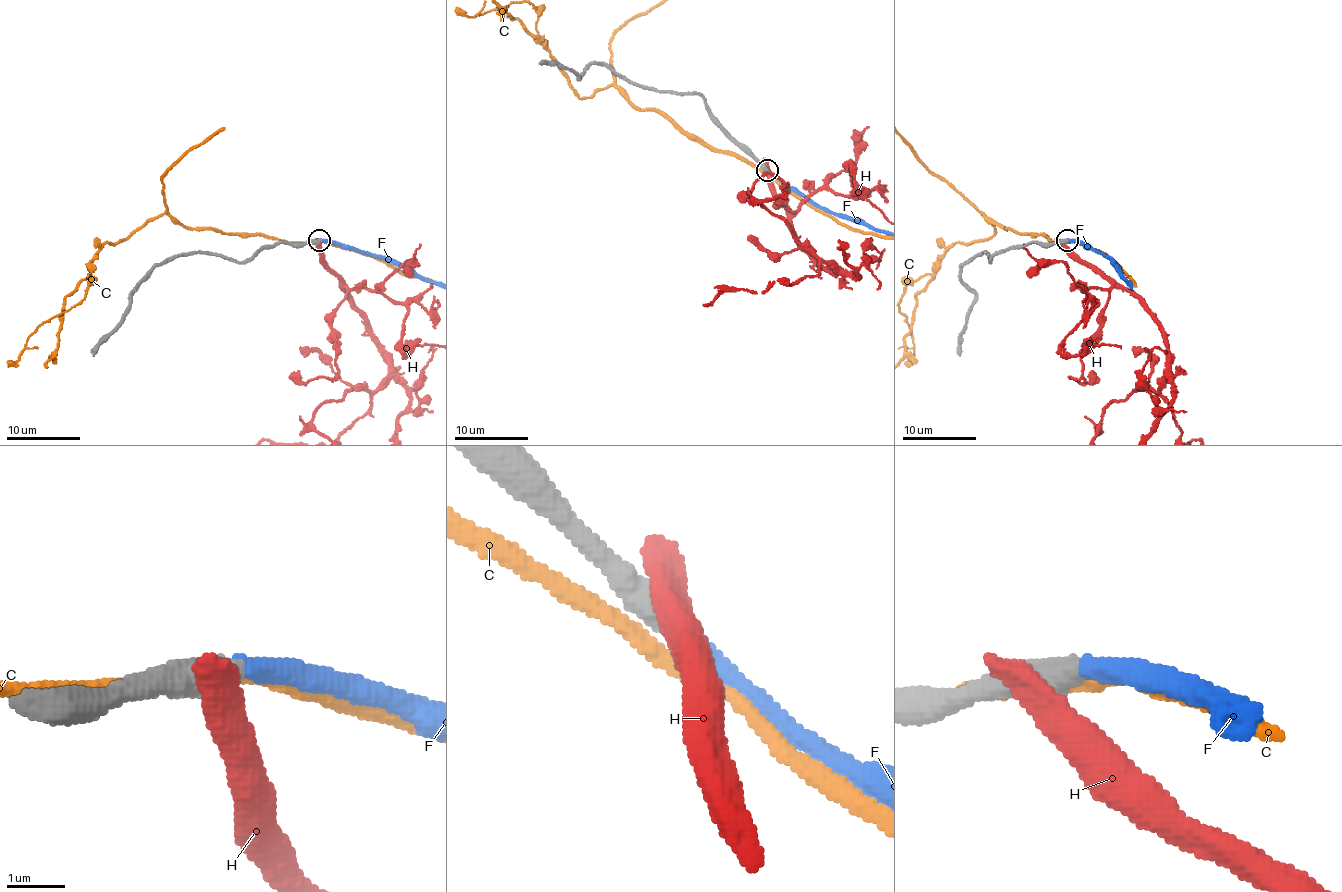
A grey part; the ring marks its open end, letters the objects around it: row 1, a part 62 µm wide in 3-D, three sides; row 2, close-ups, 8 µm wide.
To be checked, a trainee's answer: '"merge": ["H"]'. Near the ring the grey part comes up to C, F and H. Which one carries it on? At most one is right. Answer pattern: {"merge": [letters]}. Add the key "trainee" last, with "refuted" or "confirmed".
{"merge": ["F"], "trainee": "refuted"}

